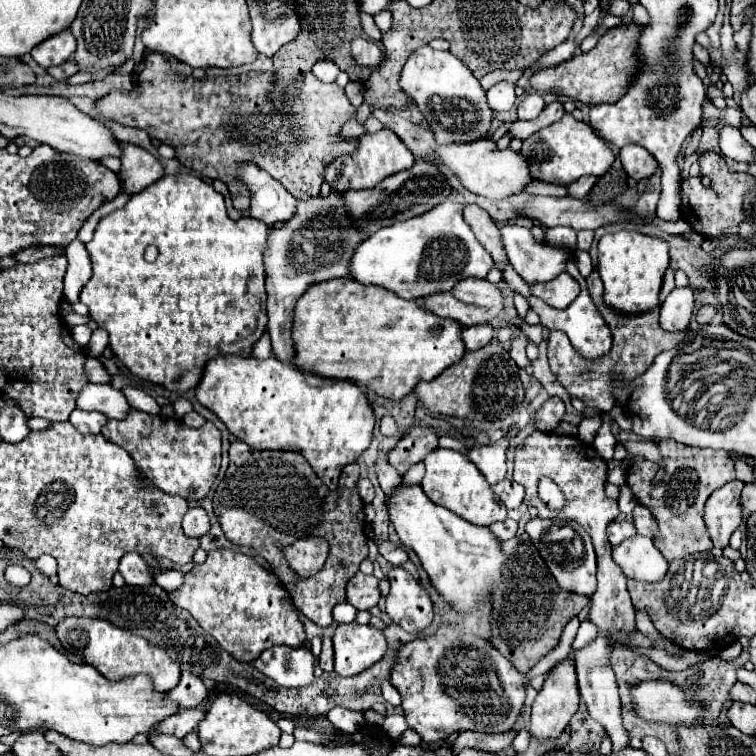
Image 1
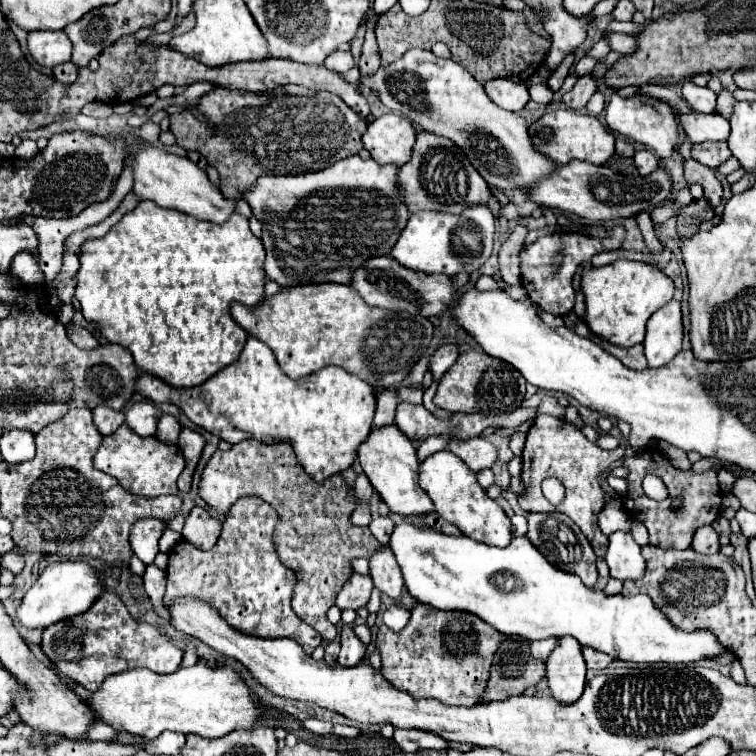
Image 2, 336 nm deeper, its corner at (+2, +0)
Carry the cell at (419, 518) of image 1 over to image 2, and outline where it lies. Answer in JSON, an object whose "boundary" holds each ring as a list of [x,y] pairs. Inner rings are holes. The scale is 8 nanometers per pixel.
{"boundary":[[[383,425],[383,427],[373,427],[369,437],[359,445],[357,449],[359,463],[373,483],[375,491],[381,495],[381,499],[389,505],[393,513],[411,517],[411,515],[425,515],[433,511],[433,501],[427,497],[427,493],[419,487],[417,473],[419,473],[419,463],[417,463],[417,453],[413,447],[413,441],[407,441],[395,425]]]}

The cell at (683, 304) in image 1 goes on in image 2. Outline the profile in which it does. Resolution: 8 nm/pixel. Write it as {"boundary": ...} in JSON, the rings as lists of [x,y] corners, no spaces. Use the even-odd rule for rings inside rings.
{"boundary":[[[671,299],[659,311],[655,311],[647,321],[647,337],[643,341],[647,367],[667,365],[679,351],[683,343],[683,323],[681,305]]]}

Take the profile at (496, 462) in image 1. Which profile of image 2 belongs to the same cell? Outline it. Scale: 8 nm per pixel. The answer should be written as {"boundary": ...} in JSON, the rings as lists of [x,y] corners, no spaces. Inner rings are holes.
{"boundary":[[[481,435],[473,437],[471,441],[451,441],[447,449],[455,453],[461,461],[465,461],[467,467],[475,473],[485,467],[491,467],[497,459],[497,449]]]}

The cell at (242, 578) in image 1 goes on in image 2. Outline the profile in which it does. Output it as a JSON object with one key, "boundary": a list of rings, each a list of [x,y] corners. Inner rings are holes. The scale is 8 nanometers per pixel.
{"boundary":[[[247,495],[229,509],[223,533],[213,549],[201,551],[181,539],[169,551],[165,605],[171,605],[181,595],[195,595],[211,603],[231,627],[265,639],[295,639],[305,653],[311,655],[313,649],[319,647],[321,637],[291,609],[291,595],[297,577],[279,561],[273,547],[271,537],[277,521],[279,517],[271,505],[259,497]]]}

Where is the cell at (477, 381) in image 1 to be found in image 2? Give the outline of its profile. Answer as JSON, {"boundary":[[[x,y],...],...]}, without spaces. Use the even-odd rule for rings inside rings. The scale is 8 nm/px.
{"boundary":[[[467,351],[461,353],[455,365],[443,375],[439,381],[437,393],[433,397],[433,403],[447,411],[461,411],[461,413],[483,413],[483,415],[501,415],[515,411],[521,407],[525,395],[525,379],[521,373],[499,359],[491,359],[485,353]]]}

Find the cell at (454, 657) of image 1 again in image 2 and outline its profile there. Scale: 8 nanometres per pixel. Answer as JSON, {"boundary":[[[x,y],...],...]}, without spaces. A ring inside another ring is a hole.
{"boundary":[[[413,605],[411,607],[411,619],[405,625],[403,631],[391,631],[389,627],[381,625],[377,633],[379,649],[381,649],[381,675],[399,691],[411,693],[415,699],[433,697],[441,701],[443,705],[463,705],[471,707],[481,701],[481,695],[485,691],[487,679],[489,679],[489,667],[493,661],[495,651],[499,645],[507,639],[507,635],[499,633],[491,625],[487,625],[483,619],[475,617],[473,613],[465,611],[439,611],[427,605]]]}

